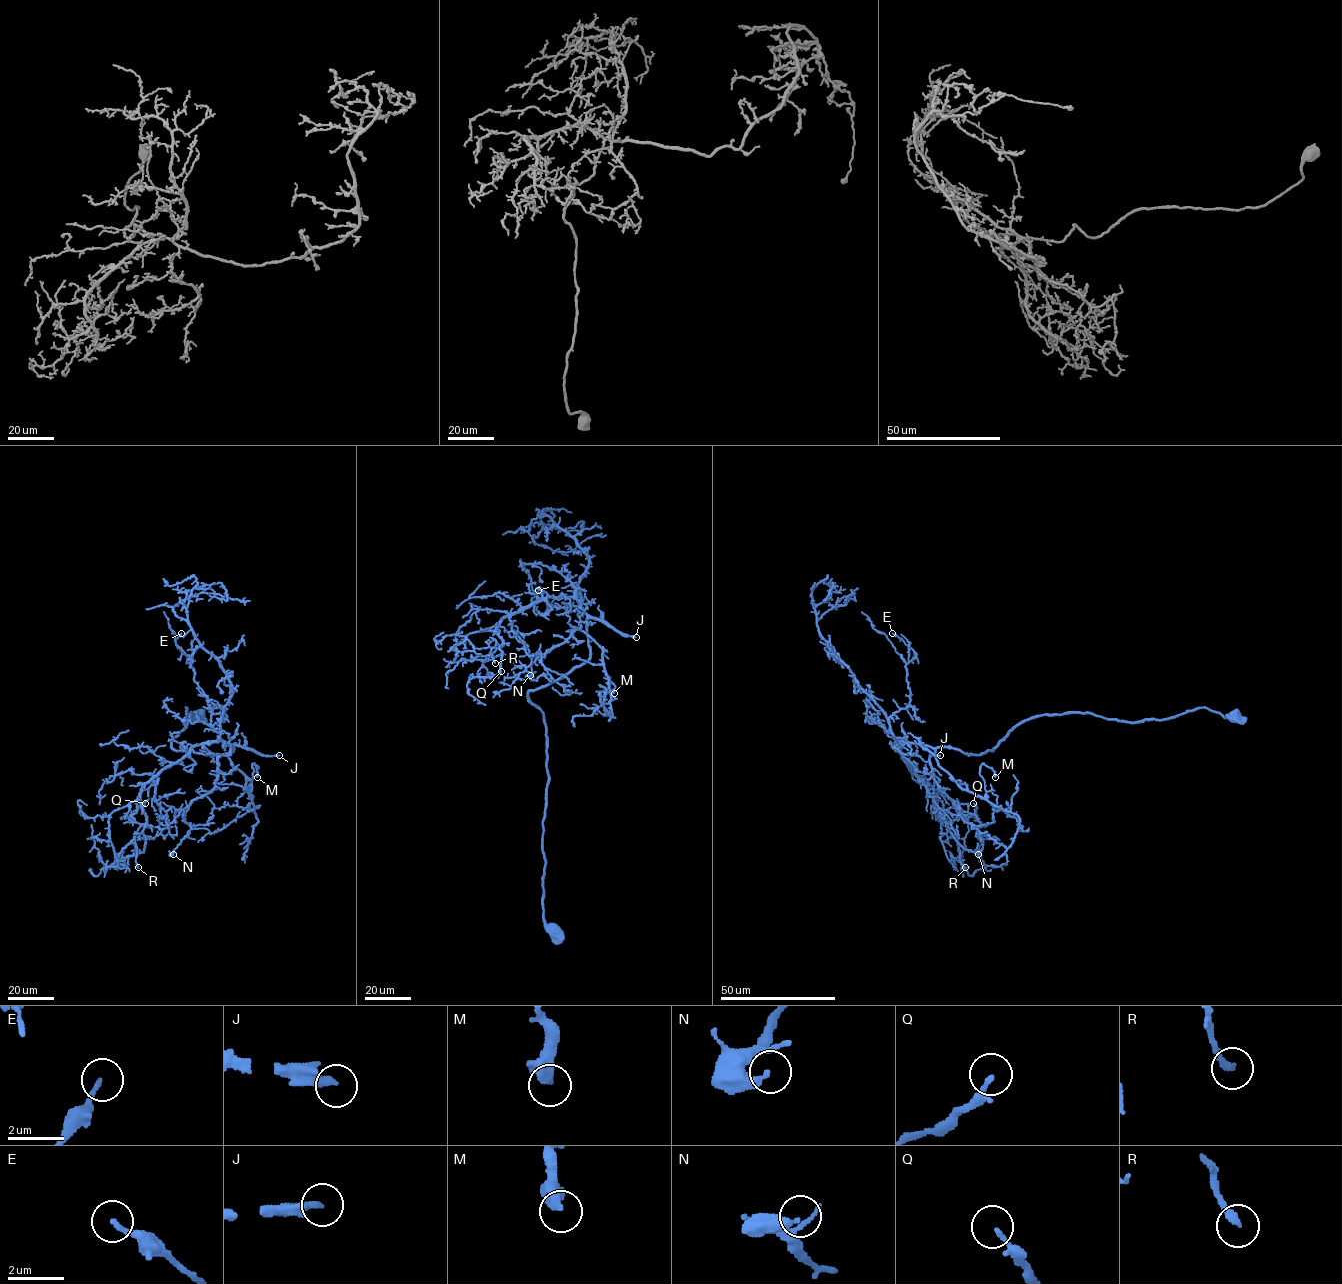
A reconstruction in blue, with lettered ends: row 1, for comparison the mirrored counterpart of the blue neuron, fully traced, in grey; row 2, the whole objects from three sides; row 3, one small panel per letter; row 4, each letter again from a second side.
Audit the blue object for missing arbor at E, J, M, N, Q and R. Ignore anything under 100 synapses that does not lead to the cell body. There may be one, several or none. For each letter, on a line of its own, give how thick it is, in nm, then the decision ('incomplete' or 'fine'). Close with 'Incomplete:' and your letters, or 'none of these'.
E: 140 nm thick; fine
J: 320 nm thick; incomplete
M: 480 nm thick; fine
N: 300 nm thick; fine
Q: 150 nm thick; fine
R: 240 nm thick; fine
Incomplete: J

